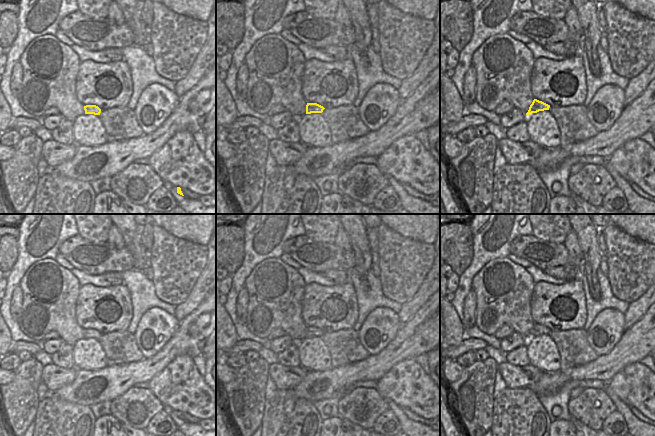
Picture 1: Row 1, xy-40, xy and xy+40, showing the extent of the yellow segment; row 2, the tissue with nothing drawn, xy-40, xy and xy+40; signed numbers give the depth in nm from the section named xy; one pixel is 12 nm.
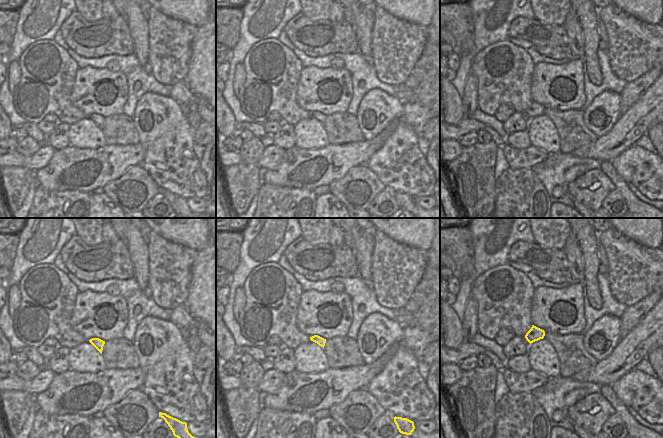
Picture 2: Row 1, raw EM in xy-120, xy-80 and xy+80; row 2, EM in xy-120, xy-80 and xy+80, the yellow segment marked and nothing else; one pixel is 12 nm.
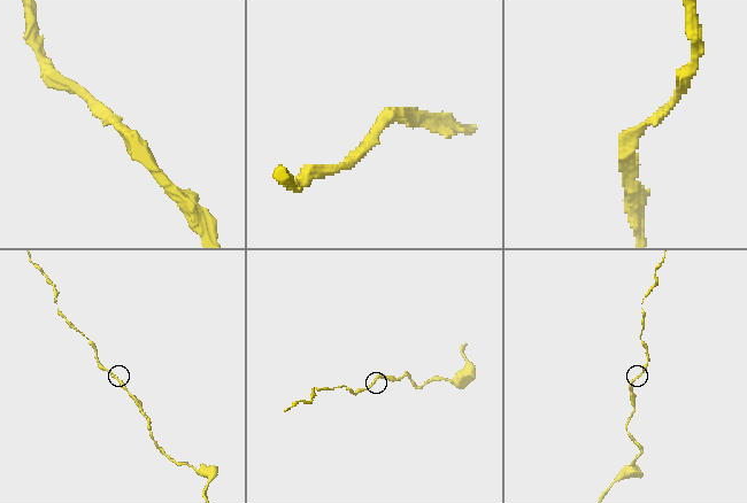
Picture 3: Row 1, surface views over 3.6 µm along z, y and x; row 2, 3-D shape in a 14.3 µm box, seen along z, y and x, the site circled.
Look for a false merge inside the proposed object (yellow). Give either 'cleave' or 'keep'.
keep

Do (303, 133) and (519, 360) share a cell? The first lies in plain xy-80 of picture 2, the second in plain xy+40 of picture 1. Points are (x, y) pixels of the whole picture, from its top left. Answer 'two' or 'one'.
two

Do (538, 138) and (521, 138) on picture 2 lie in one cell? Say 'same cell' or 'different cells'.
different cells

